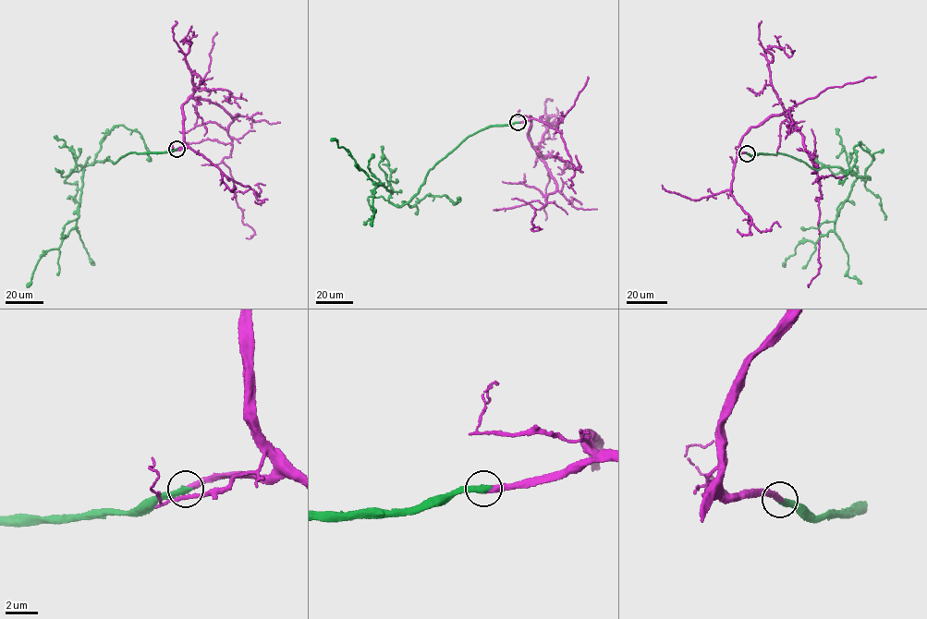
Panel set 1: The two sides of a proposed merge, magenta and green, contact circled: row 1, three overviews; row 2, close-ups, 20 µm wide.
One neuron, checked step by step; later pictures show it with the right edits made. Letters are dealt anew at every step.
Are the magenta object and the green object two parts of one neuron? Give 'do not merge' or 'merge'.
merge

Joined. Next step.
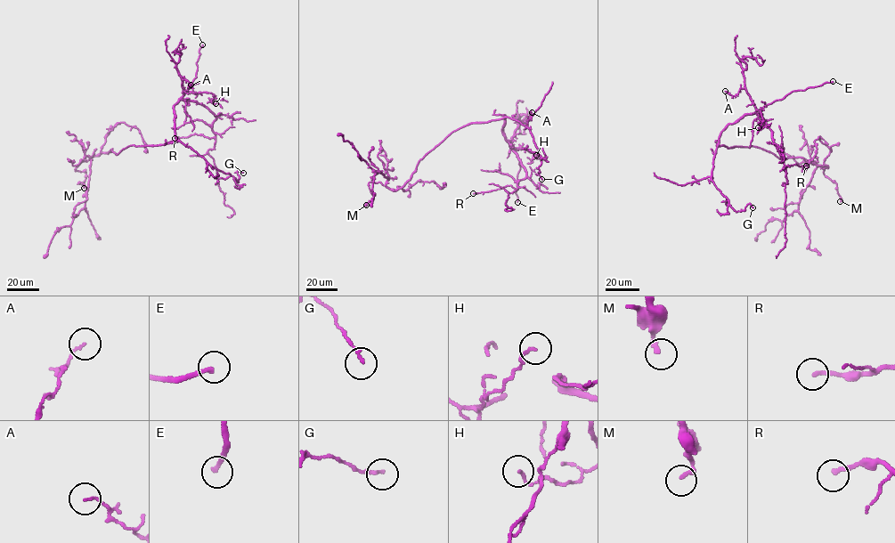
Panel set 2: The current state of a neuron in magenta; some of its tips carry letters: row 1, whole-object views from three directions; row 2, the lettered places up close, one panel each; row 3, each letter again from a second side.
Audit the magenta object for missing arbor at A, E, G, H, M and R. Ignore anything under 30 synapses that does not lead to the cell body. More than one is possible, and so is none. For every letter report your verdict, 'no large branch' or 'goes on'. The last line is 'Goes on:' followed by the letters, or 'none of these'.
A: no large branch
E: goes on
G: no large branch
H: no large branch
M: no large branch
R: no large branch
Goes on: E

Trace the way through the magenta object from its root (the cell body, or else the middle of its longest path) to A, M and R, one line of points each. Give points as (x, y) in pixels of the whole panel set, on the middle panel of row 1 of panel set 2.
A: (478, 123), (501, 119), (505, 114), (503, 135), (510, 140), (517, 126), (525, 123), (532, 112)
M: (478, 123), (452, 131), (419, 160), (402, 187), (394, 190), (380, 182), (370, 182), (373, 197), (366, 205)
R: (478, 123), (501, 119), (506, 115), (503, 135), (526, 174), (517, 182), (516, 189), (506, 185), (473, 193)

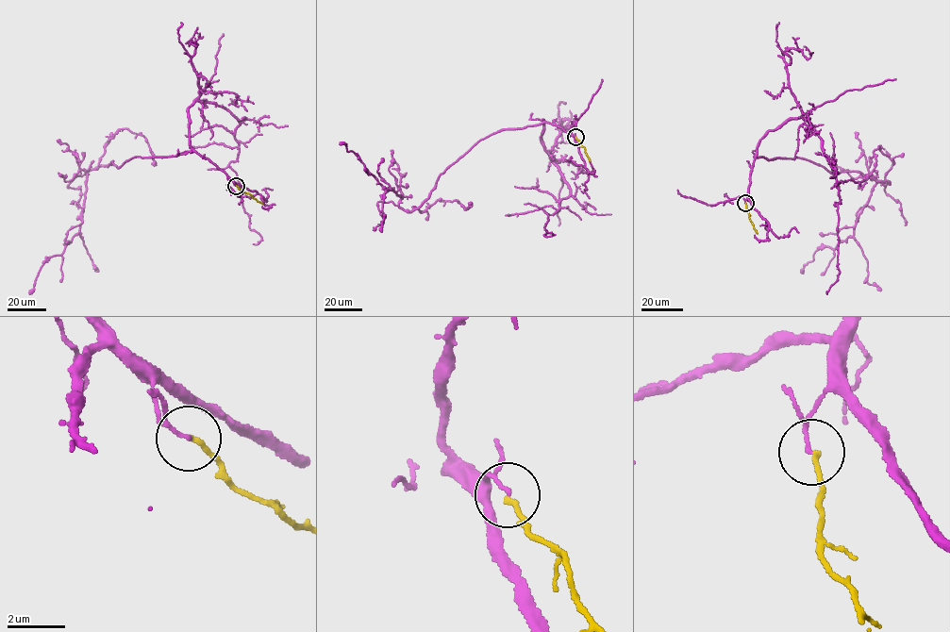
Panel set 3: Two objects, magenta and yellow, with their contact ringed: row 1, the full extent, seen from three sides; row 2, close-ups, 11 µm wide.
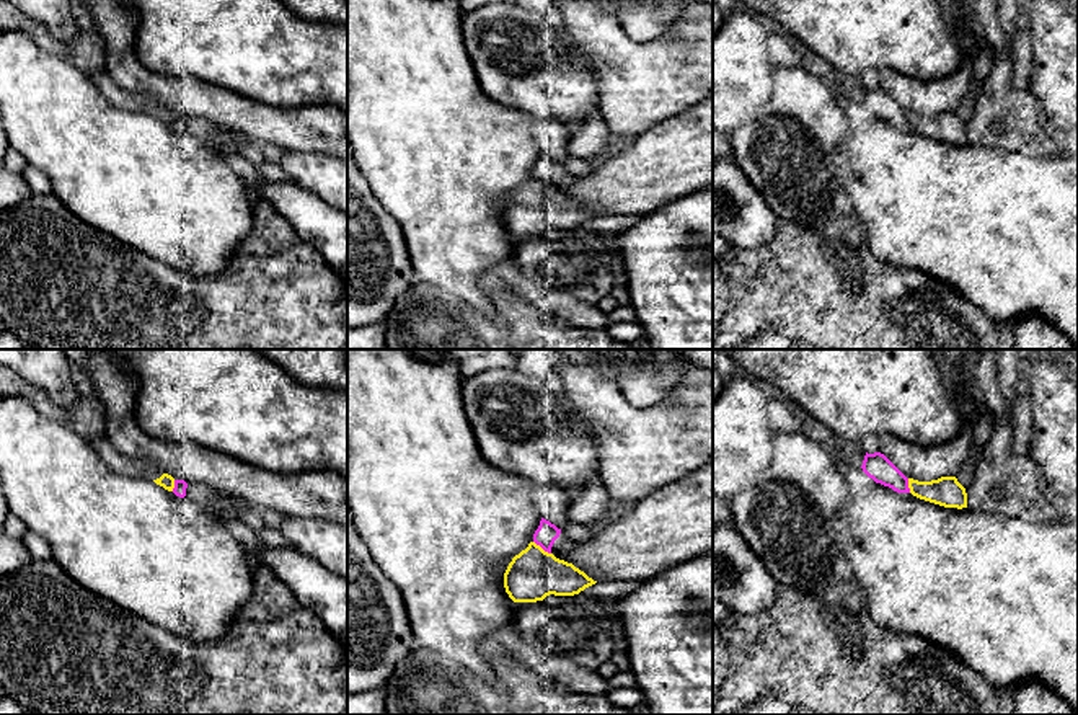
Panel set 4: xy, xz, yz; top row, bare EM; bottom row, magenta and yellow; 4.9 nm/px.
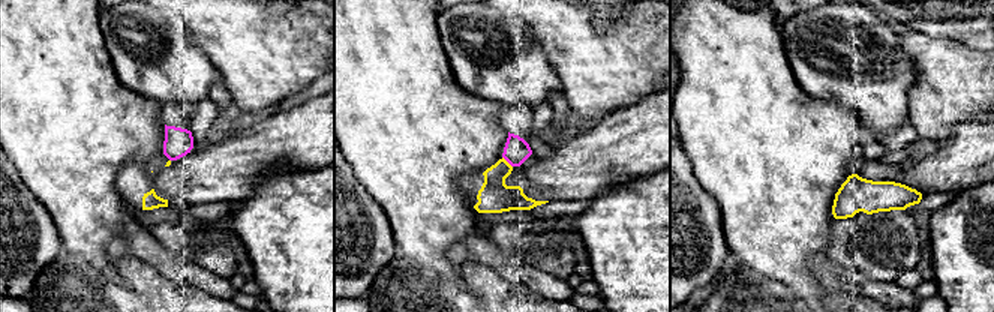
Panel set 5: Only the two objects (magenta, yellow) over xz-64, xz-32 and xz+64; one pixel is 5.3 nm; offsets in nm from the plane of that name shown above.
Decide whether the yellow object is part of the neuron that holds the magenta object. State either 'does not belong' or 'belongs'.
does not belong

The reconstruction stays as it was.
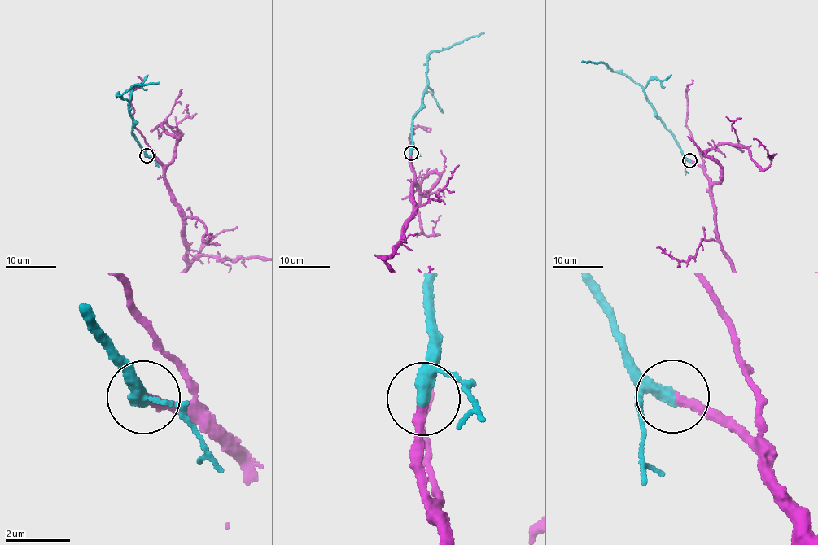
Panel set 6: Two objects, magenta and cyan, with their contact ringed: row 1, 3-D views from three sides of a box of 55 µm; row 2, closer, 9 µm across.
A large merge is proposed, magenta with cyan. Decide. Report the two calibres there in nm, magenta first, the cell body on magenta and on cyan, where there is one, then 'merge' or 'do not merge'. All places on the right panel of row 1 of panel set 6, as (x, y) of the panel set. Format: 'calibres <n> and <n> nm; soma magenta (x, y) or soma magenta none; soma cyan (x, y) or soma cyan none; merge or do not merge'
calibres 280 and 300 nm; soma magenta none; soma cyan none; merge

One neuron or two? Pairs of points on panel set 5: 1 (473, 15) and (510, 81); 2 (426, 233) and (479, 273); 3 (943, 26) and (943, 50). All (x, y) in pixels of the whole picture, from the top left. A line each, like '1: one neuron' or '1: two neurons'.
1: one neuron
2: two neurons
3: two neurons

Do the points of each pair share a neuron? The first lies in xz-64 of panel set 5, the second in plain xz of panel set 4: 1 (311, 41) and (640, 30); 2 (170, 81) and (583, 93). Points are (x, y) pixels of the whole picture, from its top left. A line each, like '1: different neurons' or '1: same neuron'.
1: different neurons
2: same neuron

